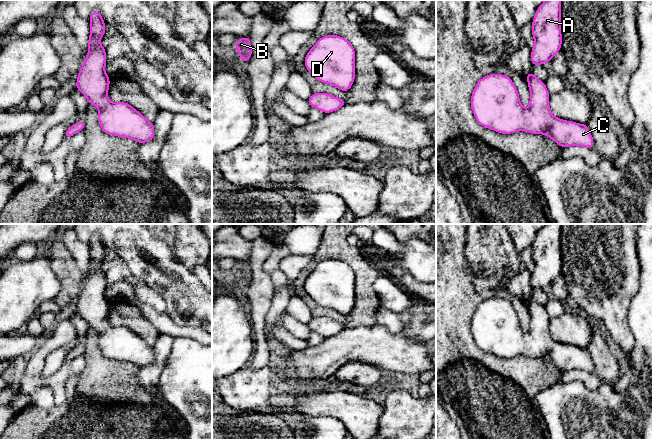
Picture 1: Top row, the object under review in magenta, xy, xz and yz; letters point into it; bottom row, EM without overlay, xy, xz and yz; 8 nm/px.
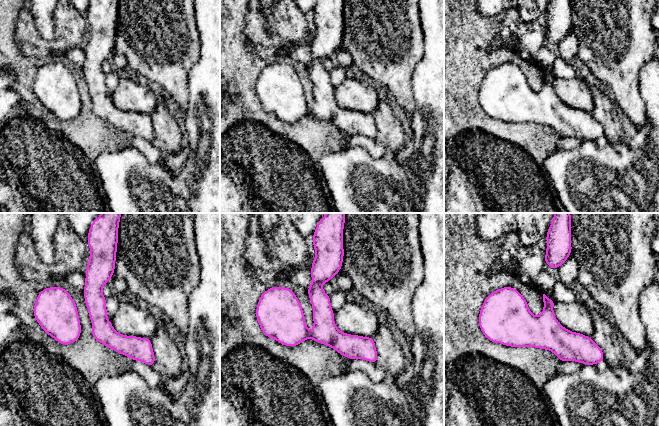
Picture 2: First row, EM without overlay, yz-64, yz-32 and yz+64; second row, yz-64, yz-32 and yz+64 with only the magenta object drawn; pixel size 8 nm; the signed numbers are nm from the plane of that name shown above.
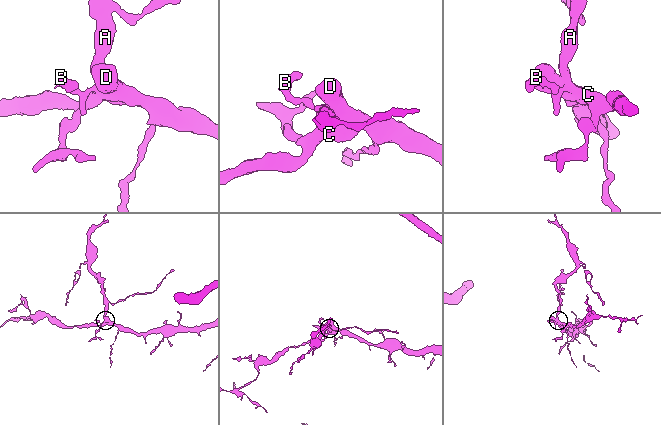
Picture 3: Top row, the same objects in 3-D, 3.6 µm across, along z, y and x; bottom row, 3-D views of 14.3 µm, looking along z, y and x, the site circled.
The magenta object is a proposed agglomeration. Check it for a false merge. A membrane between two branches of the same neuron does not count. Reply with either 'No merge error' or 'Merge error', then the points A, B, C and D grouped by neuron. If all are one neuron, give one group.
No merge error. Groups: A B C D

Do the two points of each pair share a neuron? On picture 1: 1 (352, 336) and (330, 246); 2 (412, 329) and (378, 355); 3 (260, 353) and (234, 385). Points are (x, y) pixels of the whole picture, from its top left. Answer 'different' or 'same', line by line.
1: different
2: different
3: different

